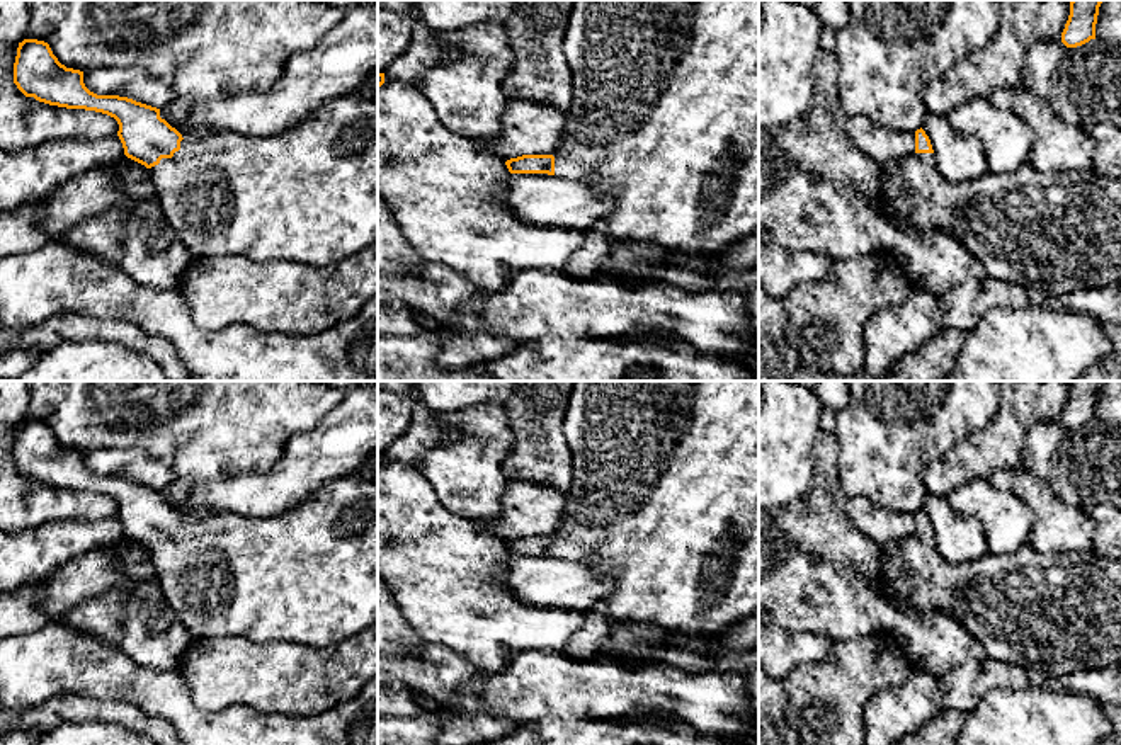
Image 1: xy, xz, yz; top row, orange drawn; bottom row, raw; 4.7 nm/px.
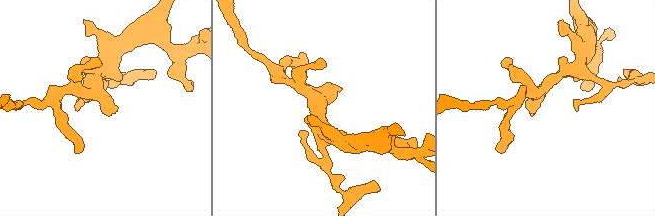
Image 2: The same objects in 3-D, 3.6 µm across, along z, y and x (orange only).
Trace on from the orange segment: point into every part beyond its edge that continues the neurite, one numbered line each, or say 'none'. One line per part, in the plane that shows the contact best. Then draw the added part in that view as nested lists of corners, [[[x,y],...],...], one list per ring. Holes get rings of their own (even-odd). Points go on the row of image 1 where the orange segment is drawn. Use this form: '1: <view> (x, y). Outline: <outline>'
1: xy (308, 194). Outline: [[[354,92],[332,99],[299,124],[270,136],[226,133],[206,136],[197,141],[182,139],[180,150],[172,158],[162,158],[150,172],[163,214],[192,257],[238,255],[255,264],[294,260],[313,267],[327,267],[378,243],[378,100],[367,94]]]

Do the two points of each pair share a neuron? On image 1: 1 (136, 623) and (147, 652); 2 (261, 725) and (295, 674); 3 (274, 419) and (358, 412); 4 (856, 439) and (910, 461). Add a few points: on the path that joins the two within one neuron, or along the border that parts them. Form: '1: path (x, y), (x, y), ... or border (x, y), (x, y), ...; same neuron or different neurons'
1: path (143, 630), (147, 645); same neuron
2: border (230, 705), (249, 705), (259, 711), (308, 716); different neurons
3: border (342, 398), (315, 426), (291, 434); different neurons
4: path (870, 439), (888, 439), (897, 448); same neuron

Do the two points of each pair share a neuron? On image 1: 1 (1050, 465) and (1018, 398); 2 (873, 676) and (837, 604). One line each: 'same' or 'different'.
1: different
2: different

